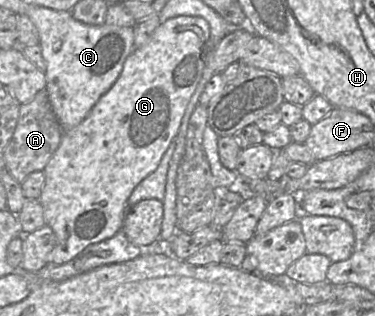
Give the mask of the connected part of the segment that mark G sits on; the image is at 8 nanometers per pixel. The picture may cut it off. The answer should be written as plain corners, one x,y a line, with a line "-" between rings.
178,16
163,21
155,29
148,42
140,48
135,48
133,52
127,57
123,65
122,72
117,81
110,88
110,90
98,100
87,117
78,125
63,133
59,147
43,170
45,175
45,182
42,187
41,195
38,199
43,207
45,225
48,225
56,236
56,244
52,251
49,253
49,264
60,265
69,262
88,245
110,238
121,230
123,220
126,215
126,205
128,198
132,194
135,187
144,178
146,178
149,174
157,169
163,155
179,132
186,107
202,77
203,69
207,65
209,37
209,23
202,17

